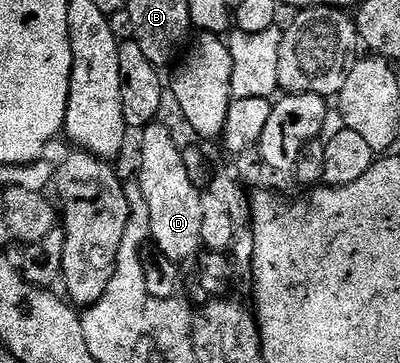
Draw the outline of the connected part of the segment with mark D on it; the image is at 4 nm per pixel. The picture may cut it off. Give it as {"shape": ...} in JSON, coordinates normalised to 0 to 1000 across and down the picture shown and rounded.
{"shape":[[[403,339],[368,344],[355,358],[360,391],[350,399],[350,490],[345,507],[375,581],[378,661],[390,661],[395,697],[415,713],[458,725],[505,697],[505,532],[493,501],[465,482],[455,399]]]}

